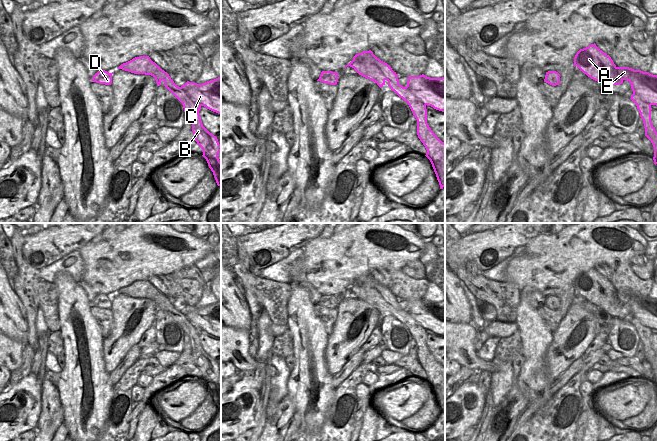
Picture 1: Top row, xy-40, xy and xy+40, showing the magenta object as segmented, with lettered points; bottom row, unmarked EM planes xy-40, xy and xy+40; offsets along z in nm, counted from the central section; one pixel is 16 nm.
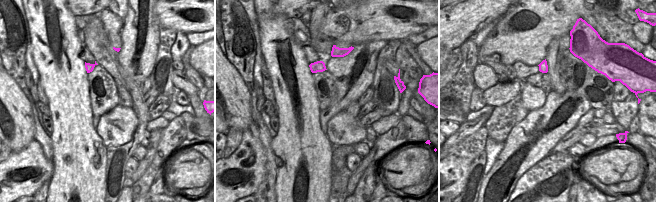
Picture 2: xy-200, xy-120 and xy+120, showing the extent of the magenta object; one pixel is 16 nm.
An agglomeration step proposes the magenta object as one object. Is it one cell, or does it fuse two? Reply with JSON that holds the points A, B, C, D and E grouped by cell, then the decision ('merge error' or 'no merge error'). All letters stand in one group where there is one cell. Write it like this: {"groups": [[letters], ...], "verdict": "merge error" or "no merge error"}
{"groups": [["A", "C", "D", "E"], ["B"]], "verdict": "merge error"}

